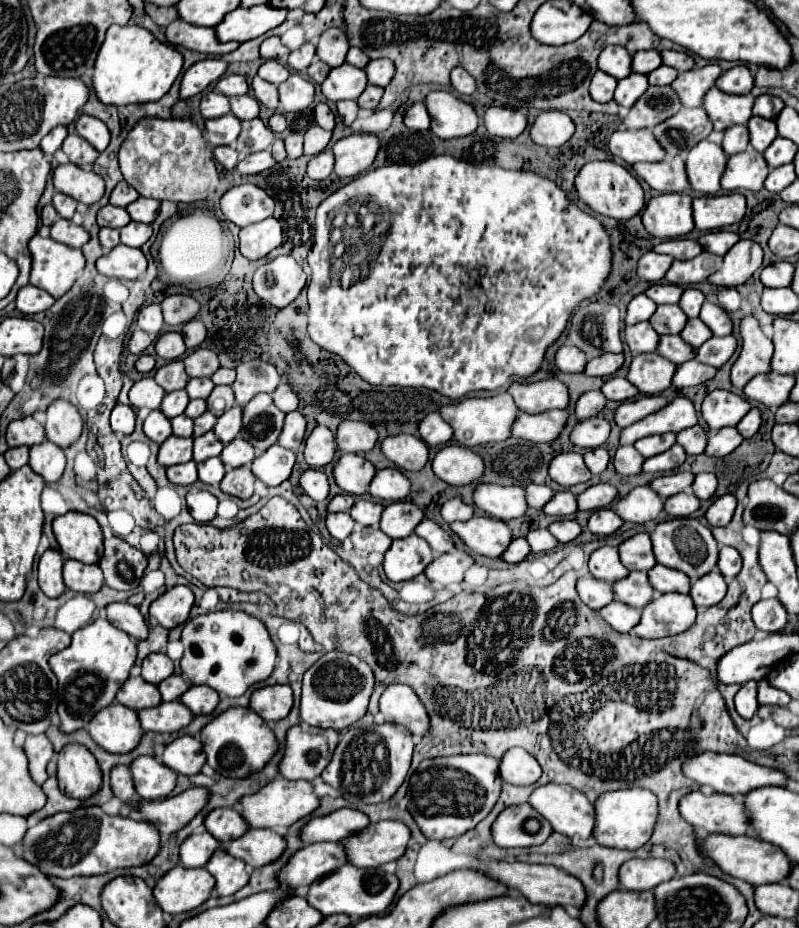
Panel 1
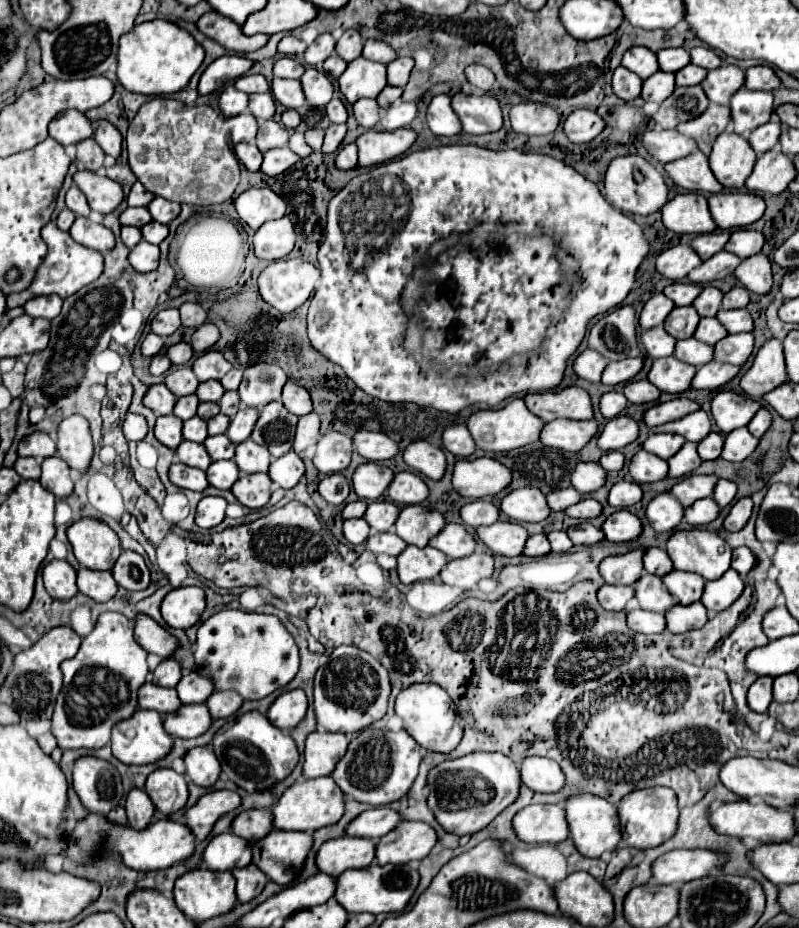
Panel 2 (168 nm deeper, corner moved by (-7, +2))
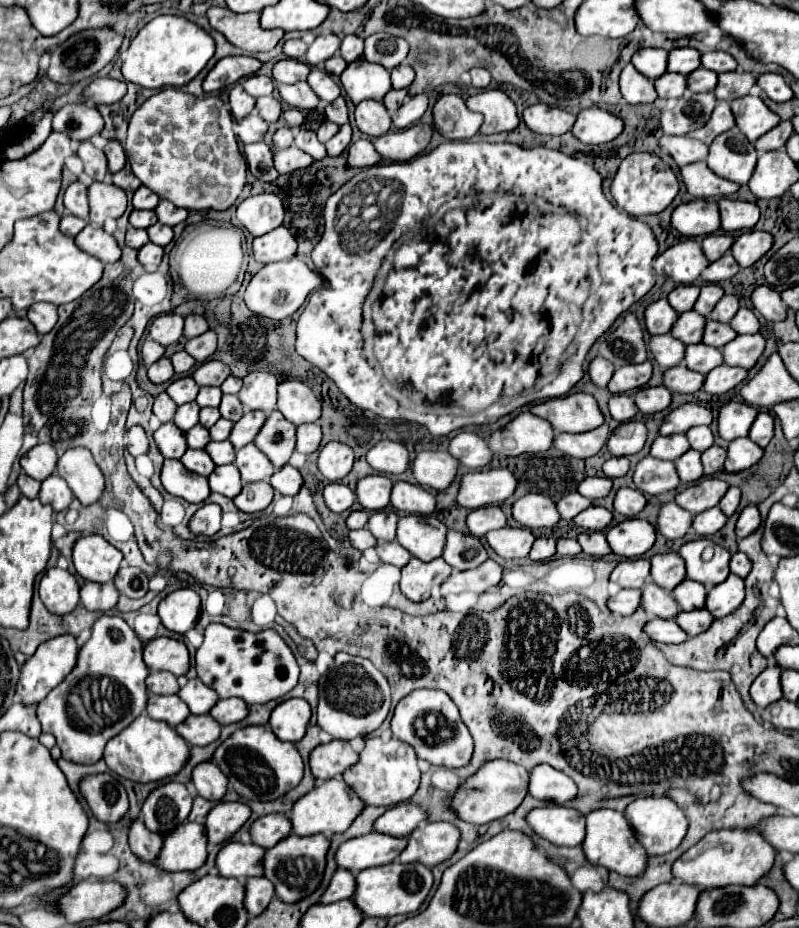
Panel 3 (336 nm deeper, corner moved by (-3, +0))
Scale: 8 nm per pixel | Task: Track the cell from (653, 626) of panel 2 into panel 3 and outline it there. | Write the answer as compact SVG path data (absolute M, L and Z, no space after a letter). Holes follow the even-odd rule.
M652 618L644 624L644 632L656 640L656 642L670 642L670 644L680 644L682 640L686 640L686 632L682 632L682 628L678 628L678 624L674 620L666 620L666 618Z

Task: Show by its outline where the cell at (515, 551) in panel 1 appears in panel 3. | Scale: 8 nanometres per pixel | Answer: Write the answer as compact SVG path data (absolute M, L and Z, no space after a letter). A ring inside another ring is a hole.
M538 538L538 540L534 542L528 558L530 558L530 560L536 560L536 562L546 562L546 560L550 560L550 558L554 556L554 552L556 552L554 544L556 544L554 538Z

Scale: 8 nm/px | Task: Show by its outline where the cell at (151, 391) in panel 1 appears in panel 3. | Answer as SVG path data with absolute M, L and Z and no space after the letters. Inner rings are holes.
M162 392L162 394L156 396L154 406L152 406L152 412L158 416L160 422L170 422L172 416L174 416L174 412L176 412L176 408L178 406L174 404L174 400L166 392Z

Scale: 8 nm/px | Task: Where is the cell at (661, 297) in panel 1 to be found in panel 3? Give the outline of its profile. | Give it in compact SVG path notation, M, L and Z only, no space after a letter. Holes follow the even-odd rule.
M698 284L678 286L678 288L674 288L674 290L668 294L668 302L670 302L670 306L672 306L678 314L682 314L682 312L692 310L698 294L700 294L700 286L698 286Z

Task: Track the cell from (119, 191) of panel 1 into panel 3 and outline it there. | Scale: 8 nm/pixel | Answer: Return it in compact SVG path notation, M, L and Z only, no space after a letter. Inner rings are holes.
M140 186L132 198L134 208L144 208L144 210L154 210L158 206L158 202L160 202L160 198L152 190L148 190L146 186Z

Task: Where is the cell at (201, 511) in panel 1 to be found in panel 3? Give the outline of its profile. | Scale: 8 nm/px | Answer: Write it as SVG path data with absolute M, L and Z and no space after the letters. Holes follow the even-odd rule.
M204 504L196 510L188 524L192 534L212 536L220 530L220 506L218 504Z

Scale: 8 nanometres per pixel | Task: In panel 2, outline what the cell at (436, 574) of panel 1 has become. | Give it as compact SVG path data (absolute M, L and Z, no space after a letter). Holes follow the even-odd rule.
M472 554L462 560L450 560L442 568L440 580L460 590L472 590L482 578L490 578L492 574L494 574L494 558L490 554Z

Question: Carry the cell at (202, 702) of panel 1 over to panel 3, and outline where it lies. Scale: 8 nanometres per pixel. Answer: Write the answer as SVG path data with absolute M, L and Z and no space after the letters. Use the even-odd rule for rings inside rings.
M220 698L218 704L210 710L210 716L220 724L232 724L244 720L248 714L248 706L240 698Z

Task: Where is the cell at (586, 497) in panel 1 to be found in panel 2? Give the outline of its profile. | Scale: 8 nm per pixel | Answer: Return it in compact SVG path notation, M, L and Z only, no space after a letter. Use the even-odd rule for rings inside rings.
M626 480L616 482L608 496L608 504L614 508L628 508L640 500L642 500L642 488L636 482L626 482Z

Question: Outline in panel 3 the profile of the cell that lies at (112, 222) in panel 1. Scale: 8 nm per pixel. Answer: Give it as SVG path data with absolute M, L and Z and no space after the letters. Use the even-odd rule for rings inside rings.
M132 210L128 222L134 226L134 228L148 228L152 224L158 222L154 210Z

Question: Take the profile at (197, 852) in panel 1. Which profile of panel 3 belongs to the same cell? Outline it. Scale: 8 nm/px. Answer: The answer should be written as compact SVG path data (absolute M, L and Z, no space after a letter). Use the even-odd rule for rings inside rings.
M226 842L216 854L216 868L226 878L262 876L262 852L256 844Z

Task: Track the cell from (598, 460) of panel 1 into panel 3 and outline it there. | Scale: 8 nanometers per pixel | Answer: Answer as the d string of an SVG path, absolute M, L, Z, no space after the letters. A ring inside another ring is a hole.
M610 458L604 462L604 476L608 478L616 478L616 476L624 476L630 468L628 464L628 458Z

